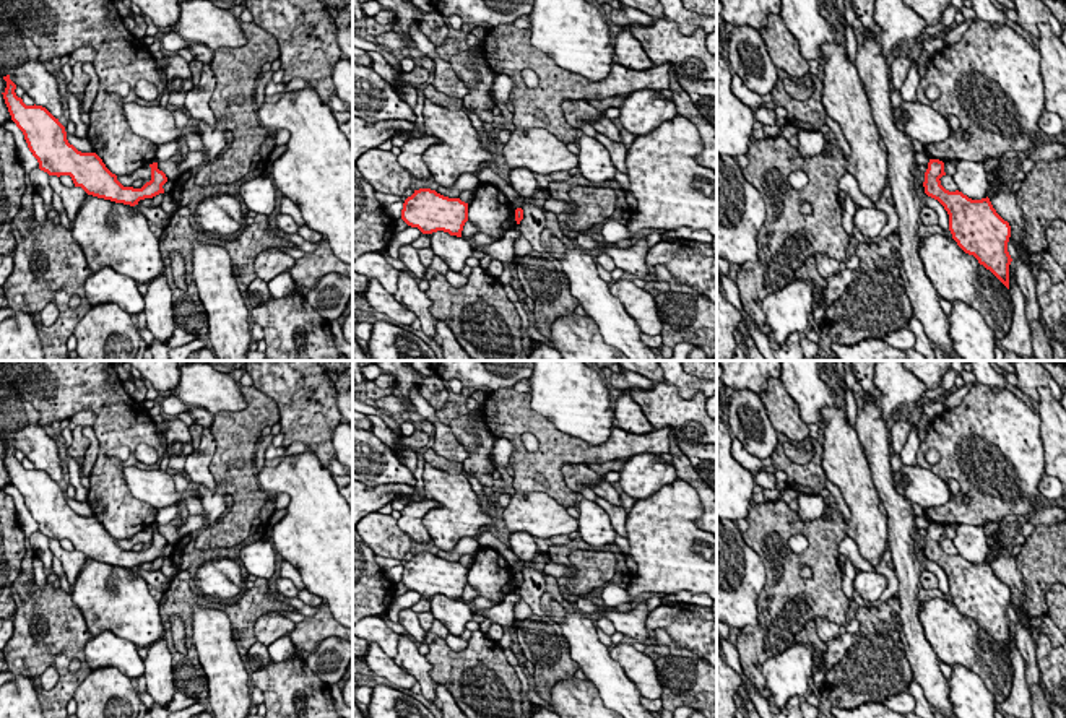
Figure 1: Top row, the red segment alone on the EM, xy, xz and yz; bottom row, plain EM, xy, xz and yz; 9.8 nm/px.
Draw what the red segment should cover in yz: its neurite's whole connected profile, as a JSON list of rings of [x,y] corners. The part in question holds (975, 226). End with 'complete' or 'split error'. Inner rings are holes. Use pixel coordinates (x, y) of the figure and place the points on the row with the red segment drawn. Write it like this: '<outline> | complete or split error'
[[[930,159],[925,172],[925,193],[938,200],[949,214],[949,231],[957,245],[968,255],[973,255],[980,265],[990,270],[1009,289],[1009,265],[1012,262],[1008,252],[1011,226],[993,208],[990,198],[972,200],[962,192],[949,192],[941,185],[941,177],[946,175],[944,162]]] | complete

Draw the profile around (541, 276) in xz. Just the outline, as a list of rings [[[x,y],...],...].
[[[531,250],[517,265],[523,292],[533,299],[533,323],[549,338],[551,325],[559,317],[575,312],[578,301],[570,294],[569,279],[559,260],[548,252]]]

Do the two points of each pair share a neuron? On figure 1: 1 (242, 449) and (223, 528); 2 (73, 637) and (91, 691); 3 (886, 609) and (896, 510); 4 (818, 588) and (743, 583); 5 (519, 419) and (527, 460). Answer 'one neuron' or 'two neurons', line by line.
1: one neuron
2: two neurons
3: two neurons
4: two neurons
5: one neuron

